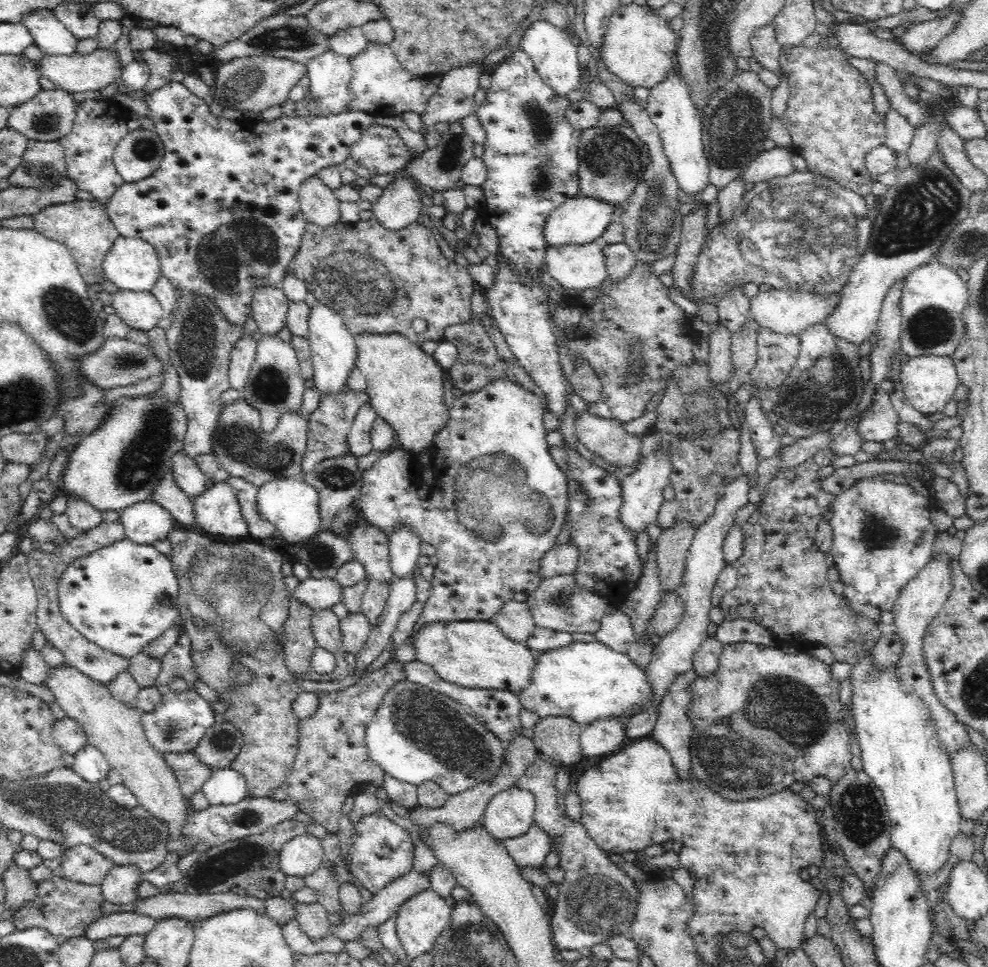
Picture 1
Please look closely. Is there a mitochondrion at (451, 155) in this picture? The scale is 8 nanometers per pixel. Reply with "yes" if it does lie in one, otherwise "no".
yes

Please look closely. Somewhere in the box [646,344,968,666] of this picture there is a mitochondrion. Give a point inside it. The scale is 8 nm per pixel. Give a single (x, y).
(816, 402)

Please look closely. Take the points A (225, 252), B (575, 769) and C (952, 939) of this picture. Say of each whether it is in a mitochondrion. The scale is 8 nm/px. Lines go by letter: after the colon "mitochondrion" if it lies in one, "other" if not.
A: mitochondrion
B: other
C: other

